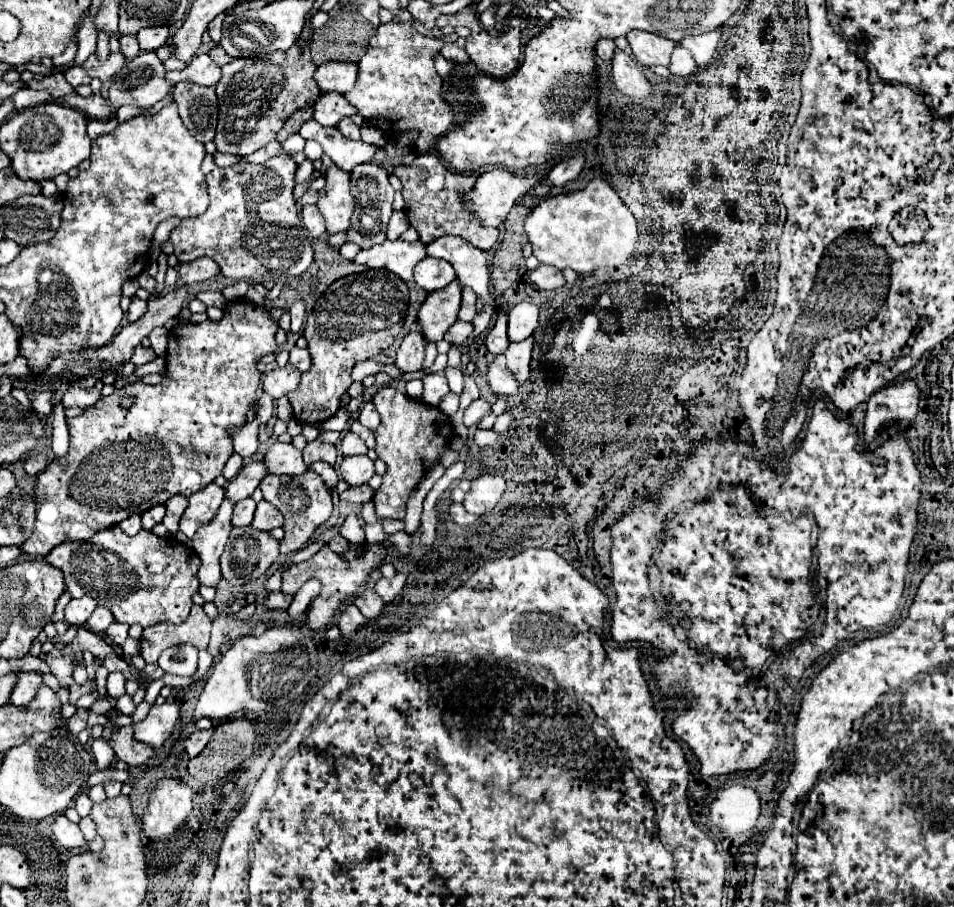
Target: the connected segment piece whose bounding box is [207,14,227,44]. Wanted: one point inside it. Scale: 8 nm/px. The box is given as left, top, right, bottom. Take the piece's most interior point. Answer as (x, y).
(214, 29)

